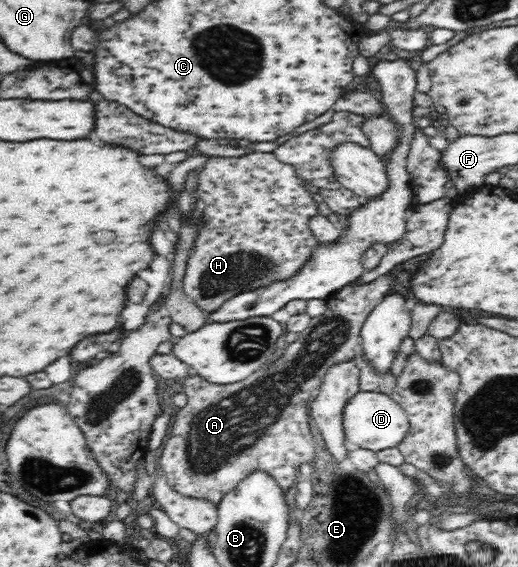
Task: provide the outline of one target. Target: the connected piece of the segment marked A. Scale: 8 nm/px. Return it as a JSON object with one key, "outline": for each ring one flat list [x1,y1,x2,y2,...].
{"outline":[[383,274,379,276,374,281,366,284,350,285,346,284,342,286,339,290,336,290,333,294,330,294,326,299,327,309,323,314,319,316,313,316,310,318,309,326,303,330,303,332,298,333,298,339,295,342,292,342,290,345,286,346,285,352,277,360,270,364,265,364,261,368,258,368,251,376,245,378,245,380,233,383,233,384,215,384,205,380,202,376,191,373,187,376,183,384,183,392,187,395,187,405,177,409,173,414,170,425,171,428,171,437,167,438,167,442,162,444,159,449,161,453,161,458,159,458,159,466,163,475,166,477,166,482,169,483,169,486,185,495,195,498,207,498,211,501,218,504,218,502,223,498,223,495,230,489,233,488,250,470,259,468,263,469,269,474,273,475,283,491,286,492,287,488,300,479,300,474,298,471,298,466,301,462,310,462,313,463,313,457,315,454,315,443,313,443,313,436,309,434,309,408,308,405,312,402,313,398,317,396,319,385,325,376,325,373,336,363,343,361,351,361,355,354,353,353,353,348,357,344,361,344,361,329,369,313,375,308,375,305,383,298,383,295,386,295,387,292,397,284,397,277,393,274]]}

